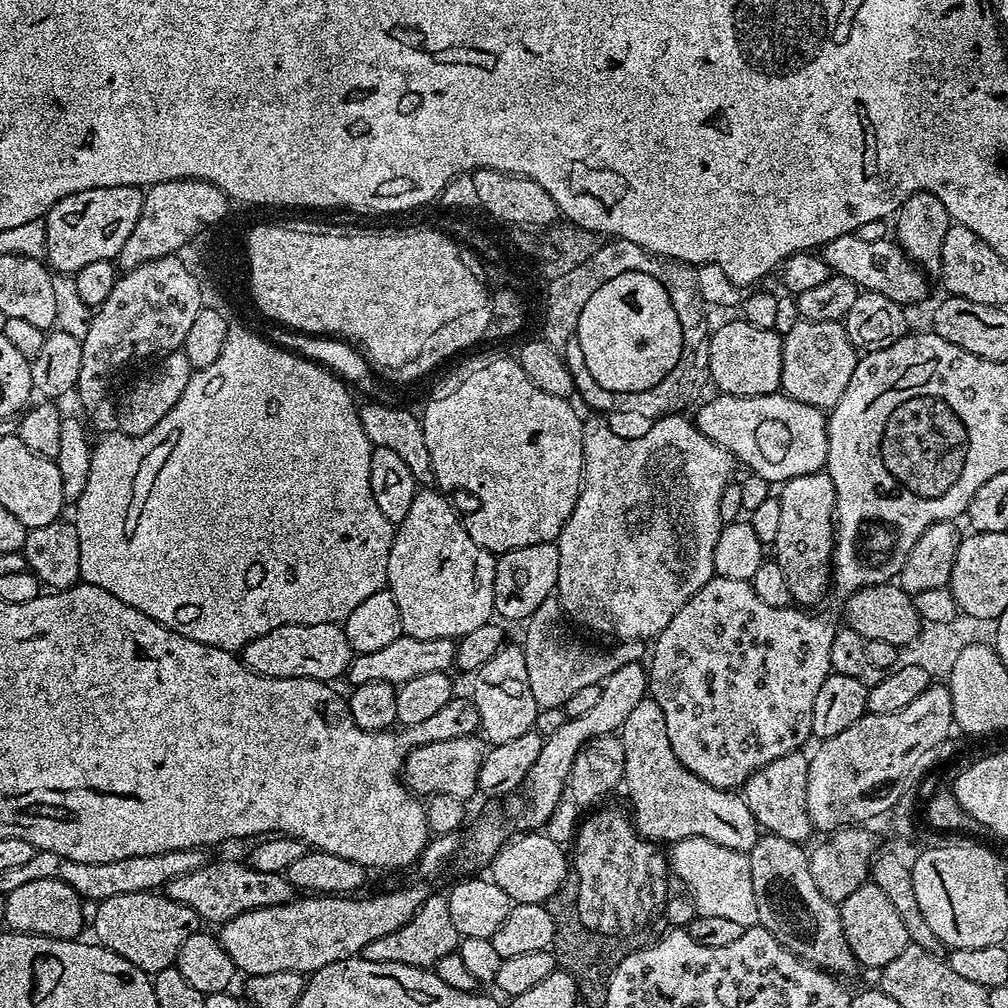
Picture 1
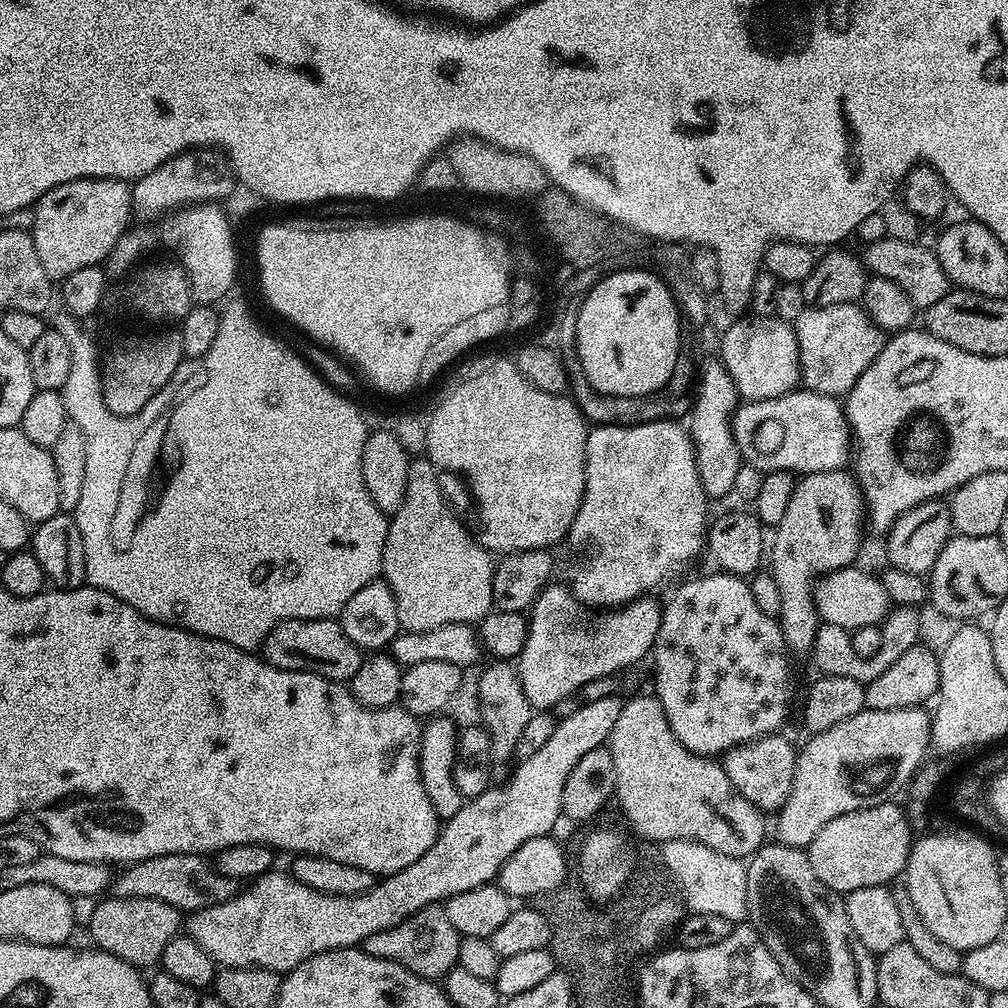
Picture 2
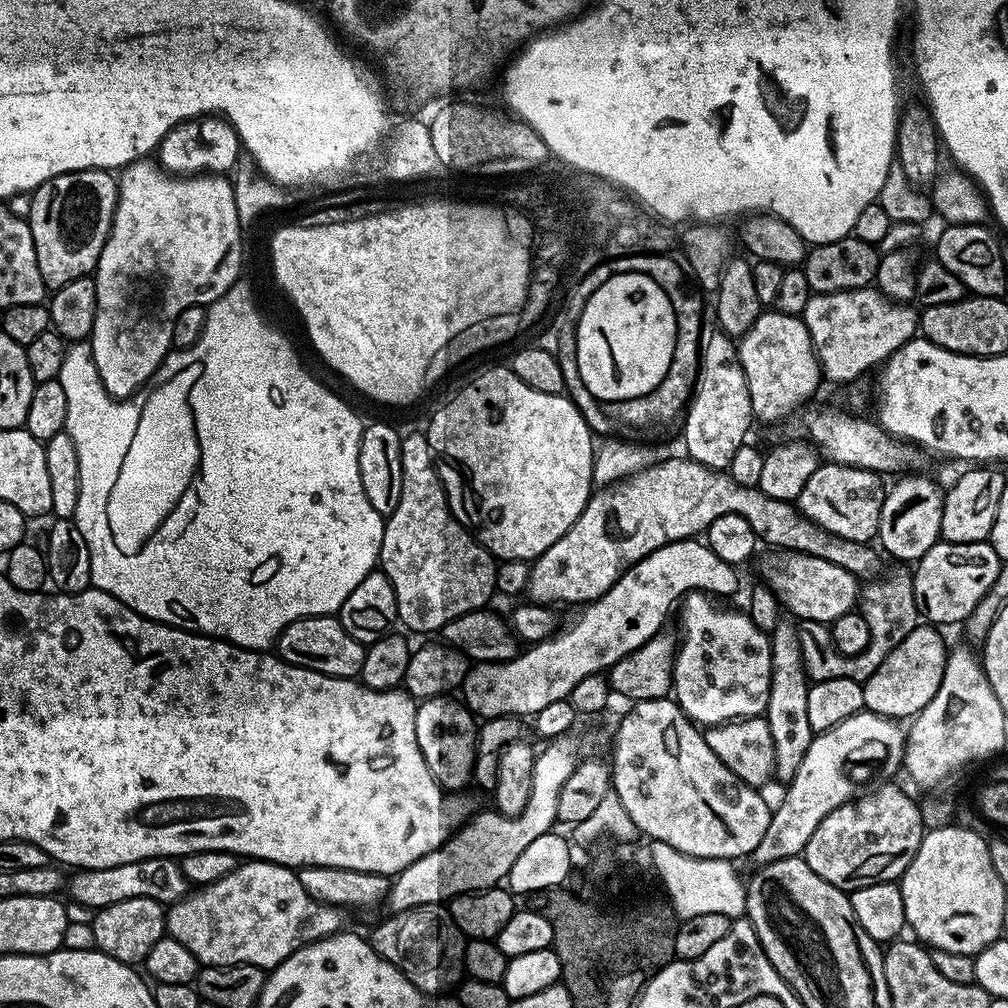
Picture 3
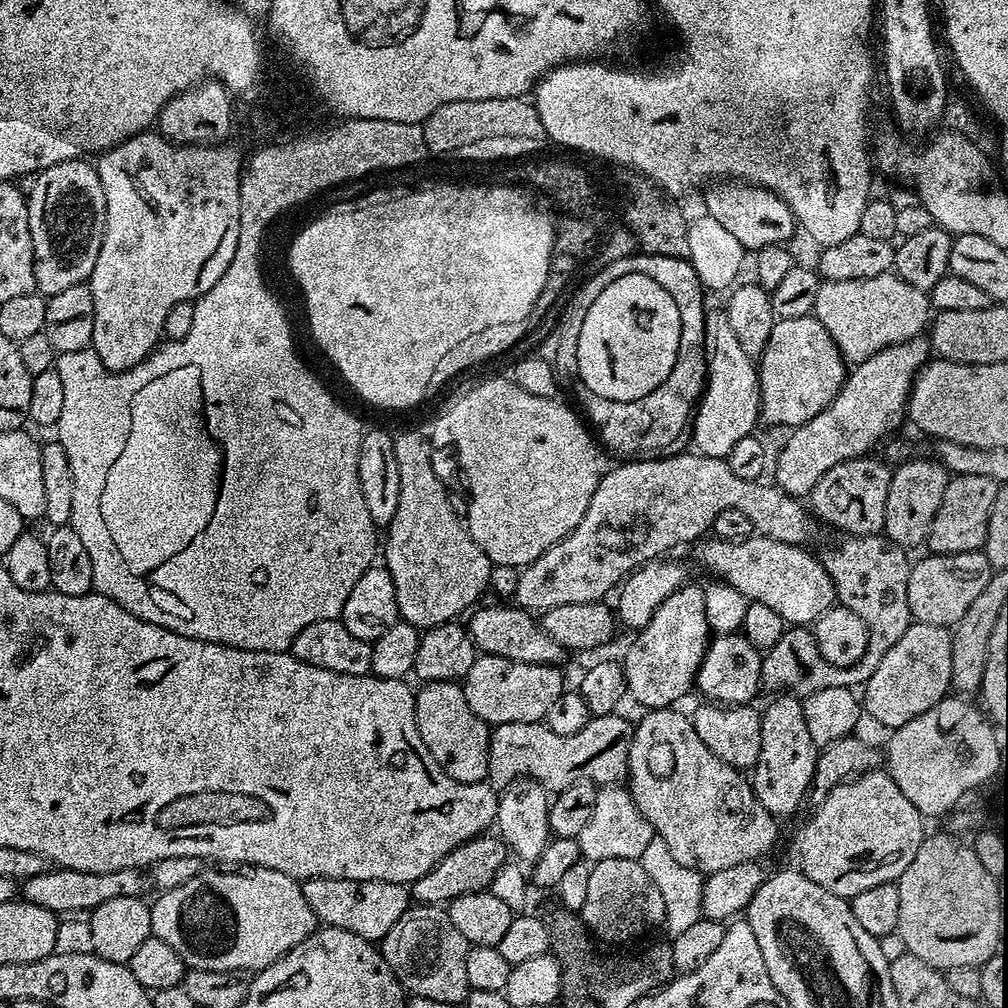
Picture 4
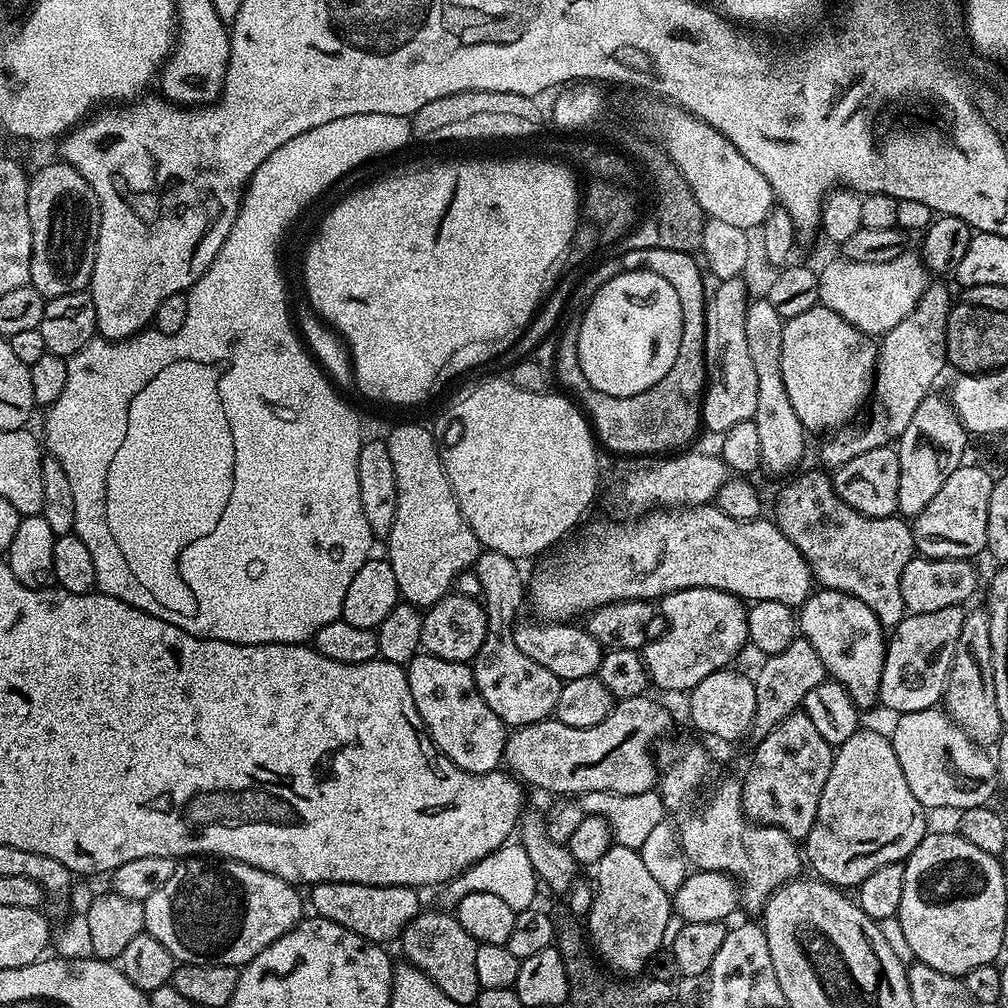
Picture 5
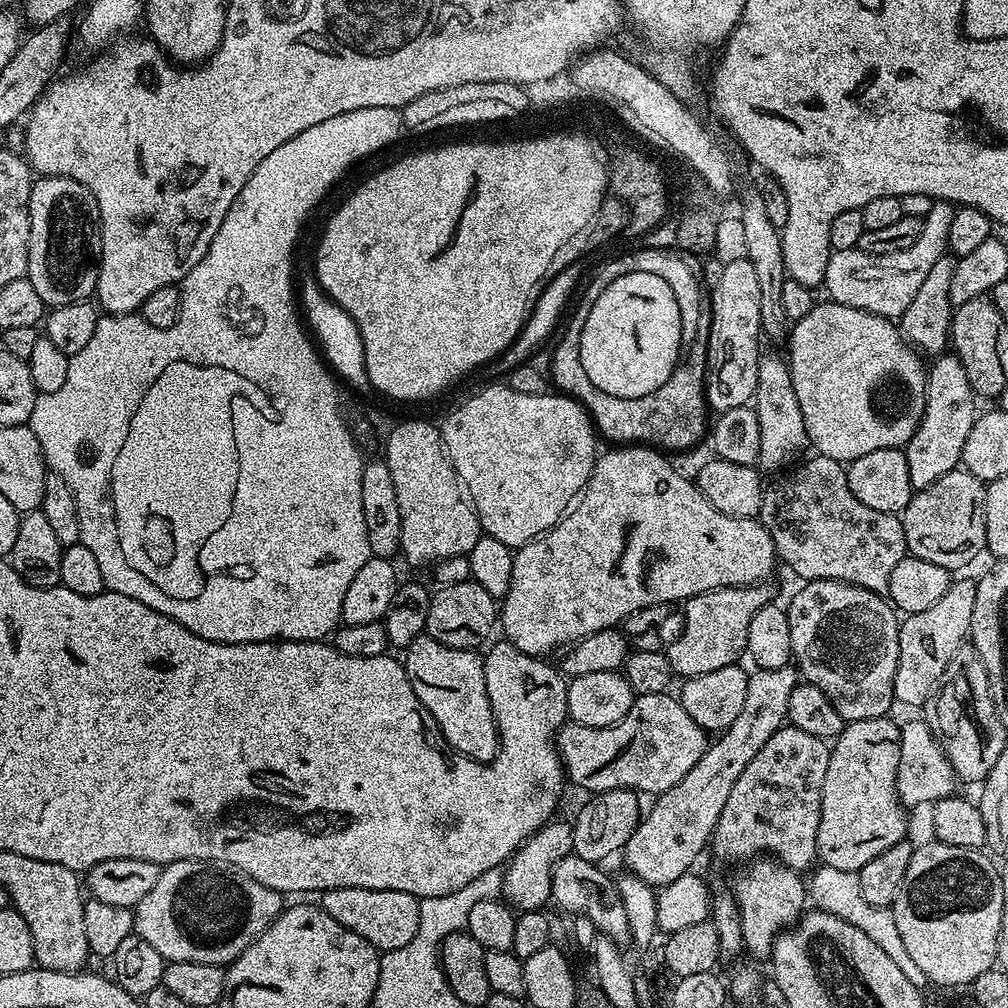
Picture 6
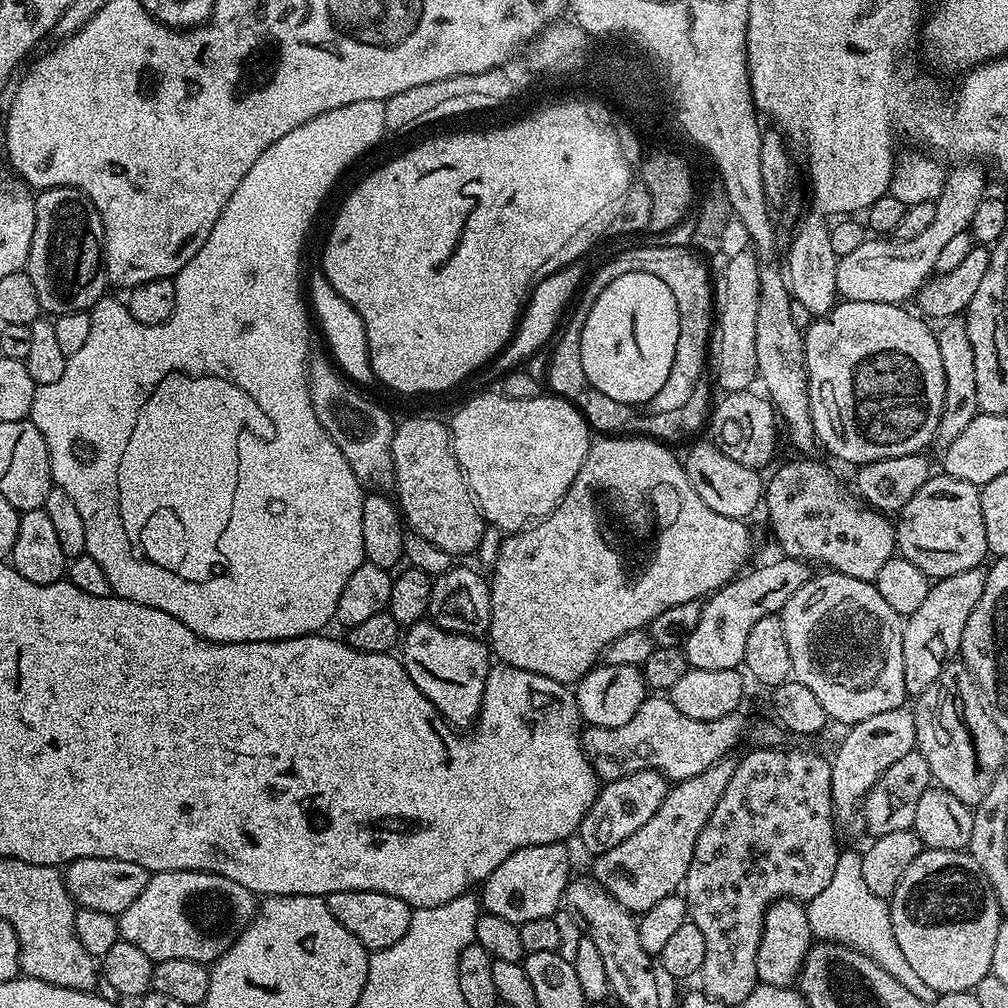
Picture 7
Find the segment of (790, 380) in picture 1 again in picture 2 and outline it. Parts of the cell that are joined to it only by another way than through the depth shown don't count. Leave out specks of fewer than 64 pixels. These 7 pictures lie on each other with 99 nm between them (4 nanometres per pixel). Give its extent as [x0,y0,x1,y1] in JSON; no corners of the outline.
[794,303,885,397]

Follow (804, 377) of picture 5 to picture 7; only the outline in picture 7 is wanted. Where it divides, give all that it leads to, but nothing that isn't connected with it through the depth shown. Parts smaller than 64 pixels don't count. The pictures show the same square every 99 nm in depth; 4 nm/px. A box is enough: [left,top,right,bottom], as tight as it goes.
[804,299,946,466]

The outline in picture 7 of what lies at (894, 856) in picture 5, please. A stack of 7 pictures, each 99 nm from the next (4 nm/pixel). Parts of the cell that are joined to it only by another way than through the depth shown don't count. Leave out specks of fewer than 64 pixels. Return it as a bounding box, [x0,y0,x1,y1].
[831,707,916,817]

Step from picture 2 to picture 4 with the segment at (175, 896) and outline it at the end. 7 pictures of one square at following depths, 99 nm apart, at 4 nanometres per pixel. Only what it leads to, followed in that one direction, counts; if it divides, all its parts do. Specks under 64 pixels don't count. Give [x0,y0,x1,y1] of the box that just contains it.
[22,867,146,914]

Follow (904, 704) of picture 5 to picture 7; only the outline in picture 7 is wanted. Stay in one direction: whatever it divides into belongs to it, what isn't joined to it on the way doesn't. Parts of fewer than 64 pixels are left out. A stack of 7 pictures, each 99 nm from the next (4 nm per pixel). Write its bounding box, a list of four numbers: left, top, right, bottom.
[902,567,987,698]

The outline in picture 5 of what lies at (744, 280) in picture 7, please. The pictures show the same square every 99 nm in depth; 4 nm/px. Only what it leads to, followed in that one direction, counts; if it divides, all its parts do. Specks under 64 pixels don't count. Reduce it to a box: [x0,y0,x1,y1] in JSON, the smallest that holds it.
[702,276,758,434]

